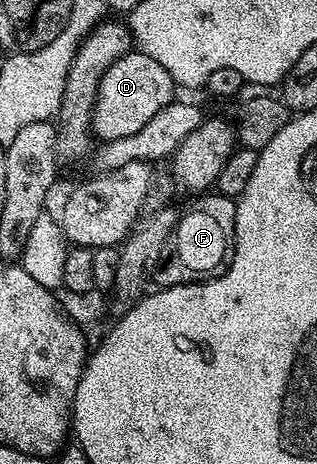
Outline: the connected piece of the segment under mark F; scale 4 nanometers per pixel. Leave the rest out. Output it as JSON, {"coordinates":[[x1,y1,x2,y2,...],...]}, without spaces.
{"coordinates":[[206,192,195,198,198,199,195,200,194,207,179,217,173,234,160,252,160,260,152,271,155,287,185,286,187,282,204,282,219,273,220,267,231,253,236,228,235,199,217,192]]}

